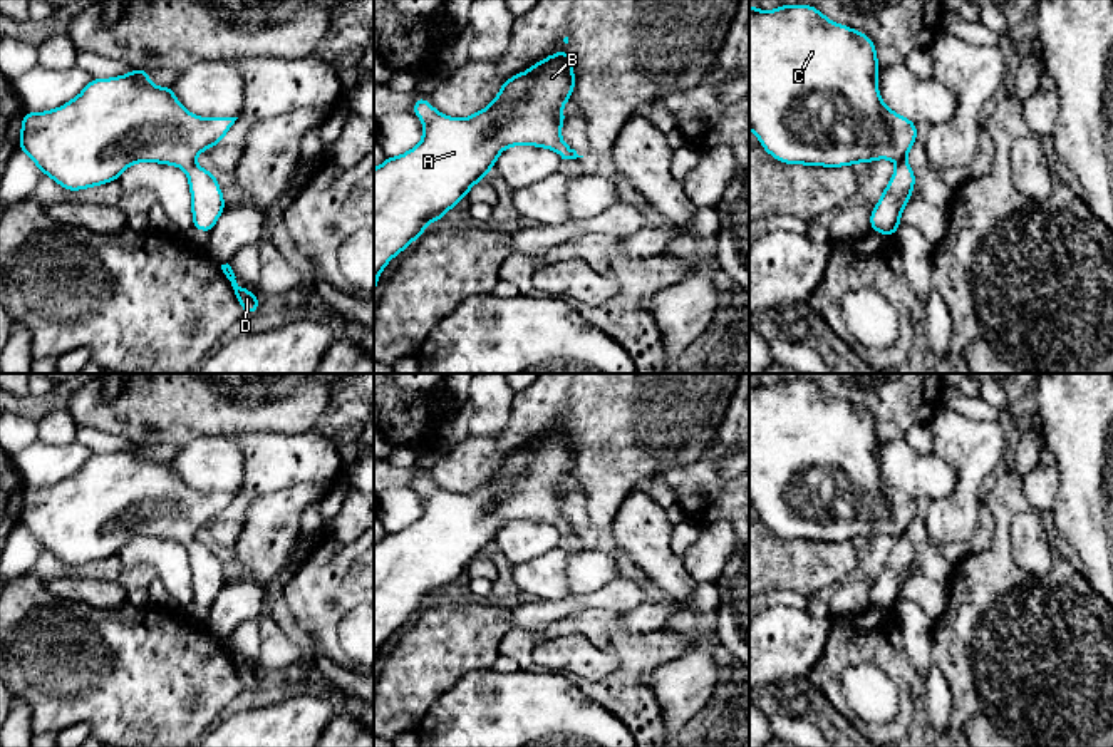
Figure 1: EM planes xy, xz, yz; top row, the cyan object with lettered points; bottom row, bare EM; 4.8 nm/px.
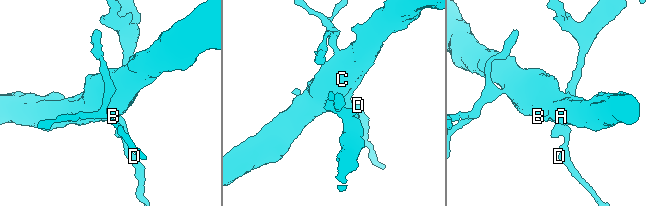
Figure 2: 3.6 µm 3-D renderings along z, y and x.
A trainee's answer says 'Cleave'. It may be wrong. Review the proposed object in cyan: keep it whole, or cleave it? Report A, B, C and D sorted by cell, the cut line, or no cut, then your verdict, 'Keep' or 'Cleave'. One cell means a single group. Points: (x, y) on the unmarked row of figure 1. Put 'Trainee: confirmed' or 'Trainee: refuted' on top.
Trainee: refuted
Groups: A B C D. No split. Keep

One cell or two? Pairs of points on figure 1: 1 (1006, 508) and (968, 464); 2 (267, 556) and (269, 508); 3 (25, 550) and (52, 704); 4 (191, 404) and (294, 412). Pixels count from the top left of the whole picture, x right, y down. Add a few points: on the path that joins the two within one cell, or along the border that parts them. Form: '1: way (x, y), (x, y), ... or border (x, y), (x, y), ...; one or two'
1: border (1001, 466), (986, 486), (981, 501); two
2: way (267, 545), (269, 520); one
3: border (31, 571), (17, 578); two
4: way (217, 406), (269, 412); one

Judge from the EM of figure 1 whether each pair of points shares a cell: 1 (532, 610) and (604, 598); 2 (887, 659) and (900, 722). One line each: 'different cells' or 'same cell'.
1: same cell
2: same cell

